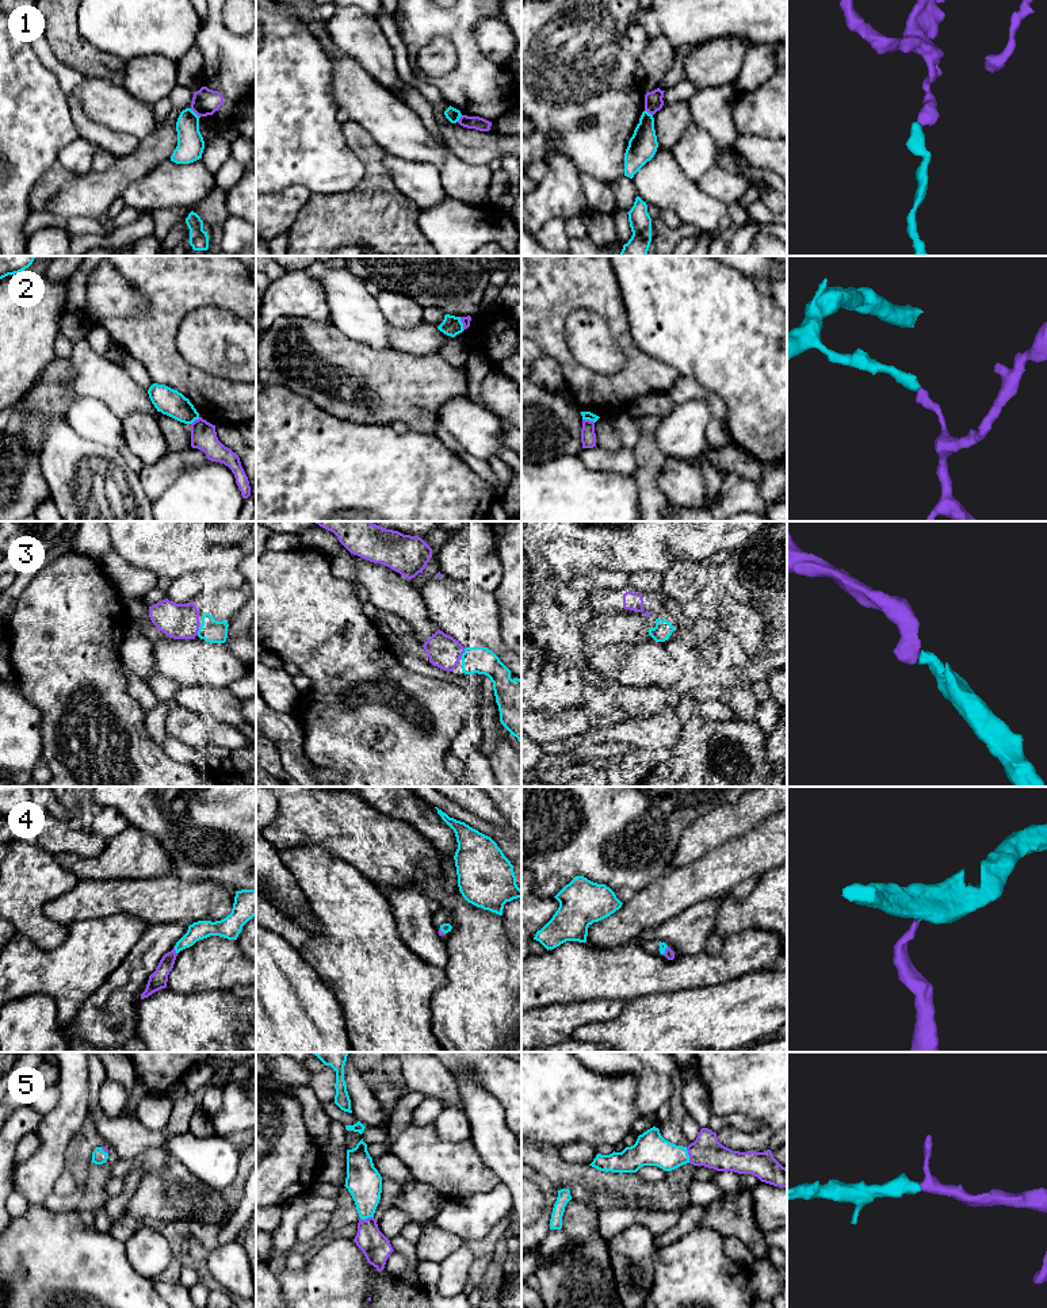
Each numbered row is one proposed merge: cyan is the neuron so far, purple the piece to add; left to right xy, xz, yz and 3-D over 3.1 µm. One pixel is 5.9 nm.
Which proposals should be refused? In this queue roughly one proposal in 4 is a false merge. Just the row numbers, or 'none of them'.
1, 2

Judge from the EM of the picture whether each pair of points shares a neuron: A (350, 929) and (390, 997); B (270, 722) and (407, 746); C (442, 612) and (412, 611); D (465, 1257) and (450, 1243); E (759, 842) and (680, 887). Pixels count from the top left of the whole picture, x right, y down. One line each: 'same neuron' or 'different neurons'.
A: same neuron
B: different neurons
C: different neurons
D: different neurons
E: same neuron

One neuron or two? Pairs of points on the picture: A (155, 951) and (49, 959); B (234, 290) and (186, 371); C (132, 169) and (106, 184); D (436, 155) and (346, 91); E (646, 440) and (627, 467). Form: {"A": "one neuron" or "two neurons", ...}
{"A": "two neurons", "B": "one neuron", "C": "one neuron", "D": "one neuron", "E": "two neurons"}

